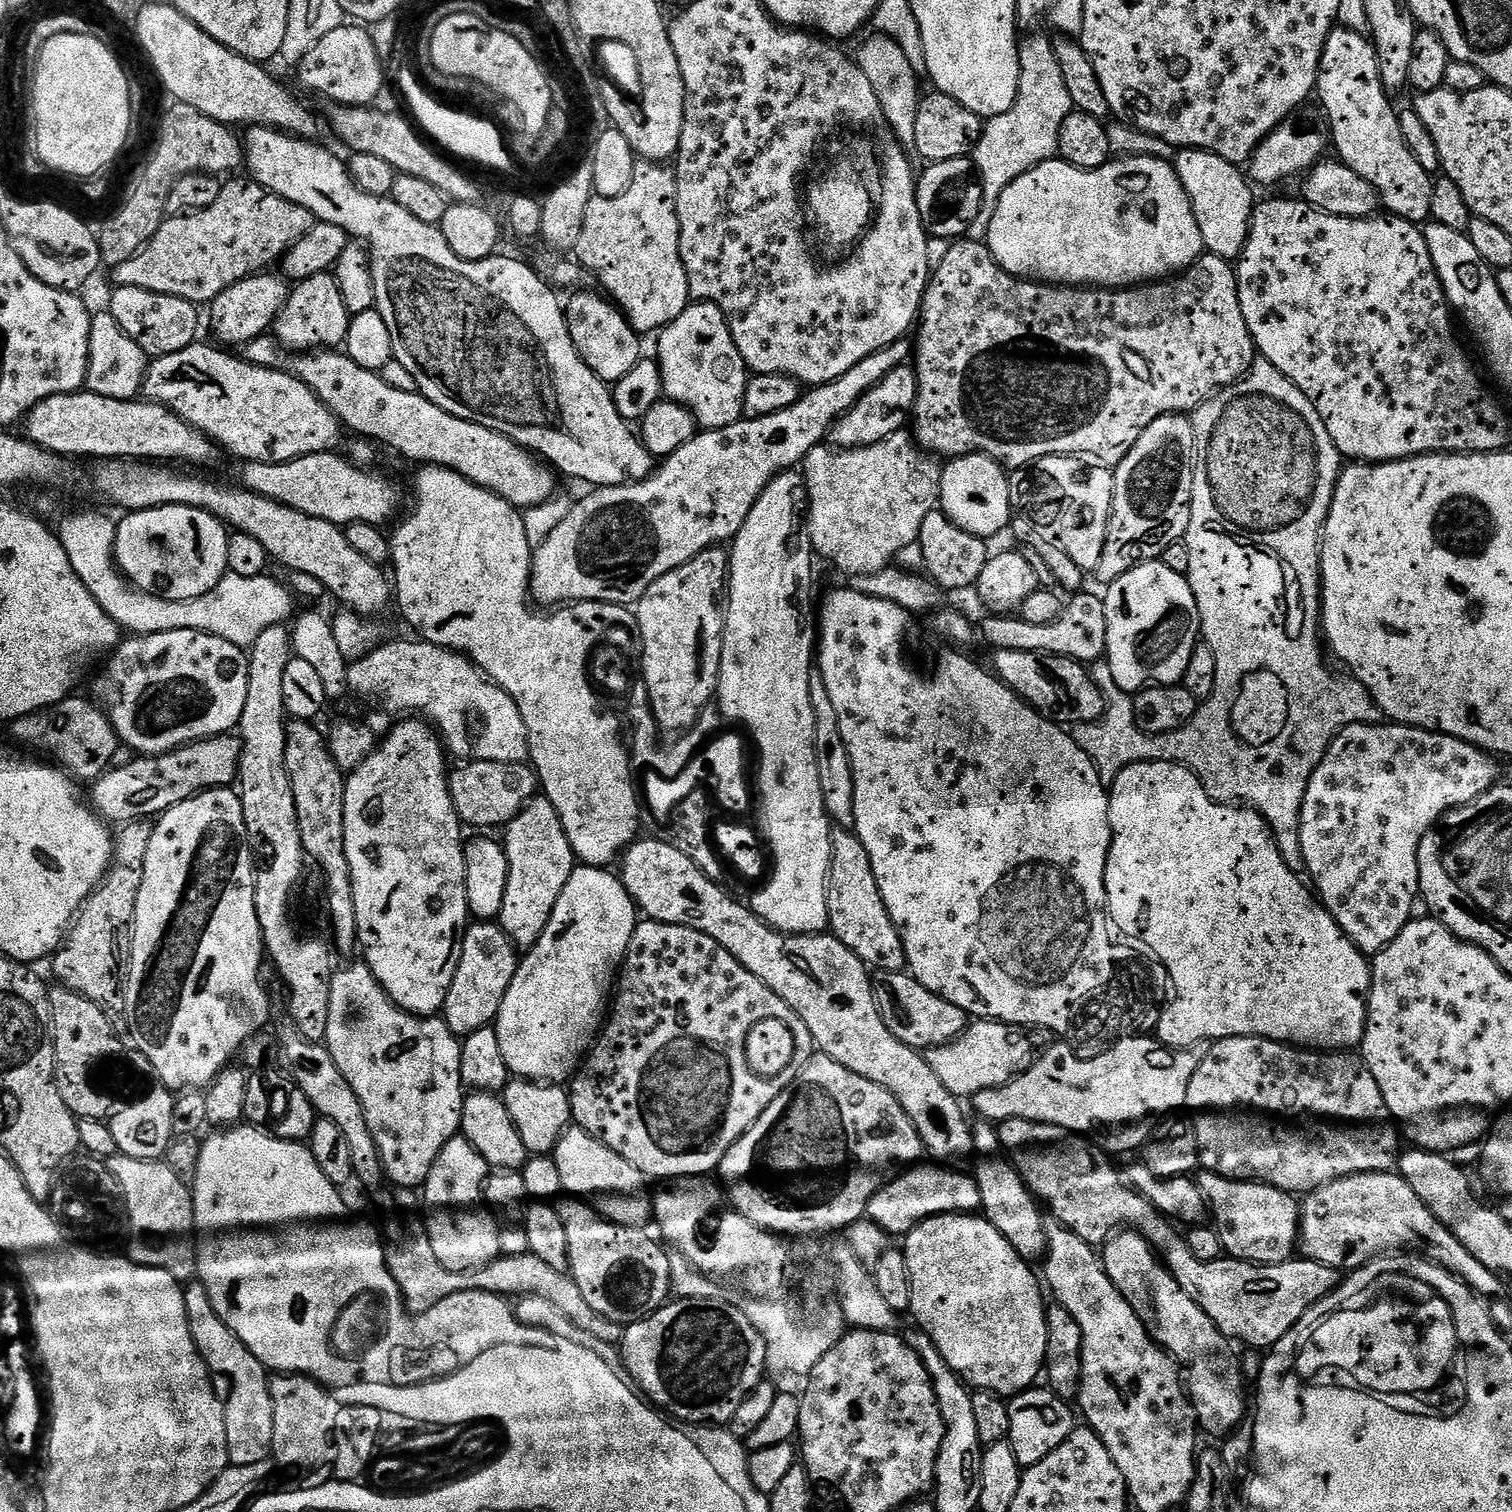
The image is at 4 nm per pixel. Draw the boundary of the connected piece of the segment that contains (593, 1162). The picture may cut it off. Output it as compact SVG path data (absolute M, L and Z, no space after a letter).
M569 1127L558 1142L554 1153L558 1174L562 1178L564 1192L569 1197L579 1198L592 1205L605 1220L627 1228L643 1229L644 1223L654 1216L654 1204L650 1192L644 1189L646 1177L642 1175L622 1154L614 1154L610 1146L598 1142L586 1130Z

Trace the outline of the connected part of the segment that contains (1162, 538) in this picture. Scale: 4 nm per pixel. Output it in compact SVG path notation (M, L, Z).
M1169 414L1146 426L1130 454L1114 468L1112 517L1102 562L1094 569L1101 585L1113 584L1130 569L1161 559L1171 544L1179 544L1187 537L1195 469L1196 439L1187 415Z

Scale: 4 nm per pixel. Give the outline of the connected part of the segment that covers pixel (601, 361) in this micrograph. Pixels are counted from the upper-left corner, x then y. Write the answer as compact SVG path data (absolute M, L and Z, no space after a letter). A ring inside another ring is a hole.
M577 291L572 301L567 301L564 317L570 330L570 338L574 342L574 350L594 370L594 374L611 386L617 384L642 359L640 352L641 337L628 324L624 313L603 295L595 296L592 292Z

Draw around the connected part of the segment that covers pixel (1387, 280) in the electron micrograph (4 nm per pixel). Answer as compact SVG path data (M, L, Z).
M1295 199L1264 200L1253 207L1248 241L1239 260L1234 264L1238 302L1242 306L1242 318L1246 318L1246 326L1250 330L1257 353L1278 370L1282 370L1282 374L1286 374L1286 378L1292 380L1294 386L1298 386L1298 390L1302 390L1302 394L1310 398L1310 402L1314 402L1314 410L1318 410L1322 422L1326 422L1326 430L1330 430L1330 438L1334 438L1334 446L1340 451L1341 457L1352 462L1386 464L1390 460L1406 460L1409 456L1425 454L1467 454L1507 449L1508 416L1500 409L1498 401L1484 396L1480 376L1452 329L1454 313L1448 306L1444 287L1434 270L1434 262L1430 258L1423 231L1400 216L1335 216L1319 212L1312 205L1304 203L1303 199Z

